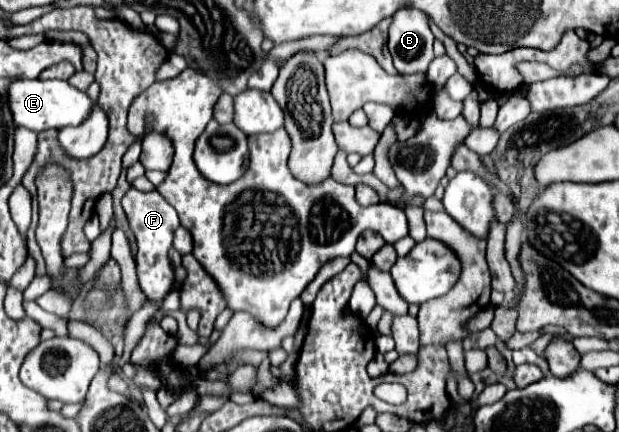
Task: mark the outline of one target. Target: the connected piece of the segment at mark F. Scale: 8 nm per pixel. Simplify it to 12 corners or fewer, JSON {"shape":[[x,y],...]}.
{"shape":[[135,188],[123,210],[137,238],[137,276],[163,304],[175,282],[169,248],[179,228],[159,192]]}

